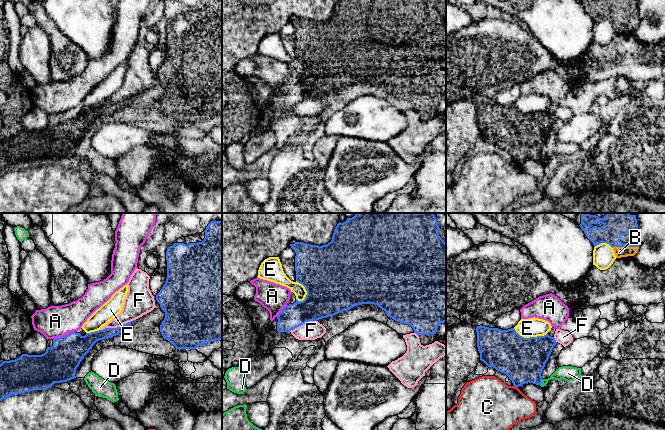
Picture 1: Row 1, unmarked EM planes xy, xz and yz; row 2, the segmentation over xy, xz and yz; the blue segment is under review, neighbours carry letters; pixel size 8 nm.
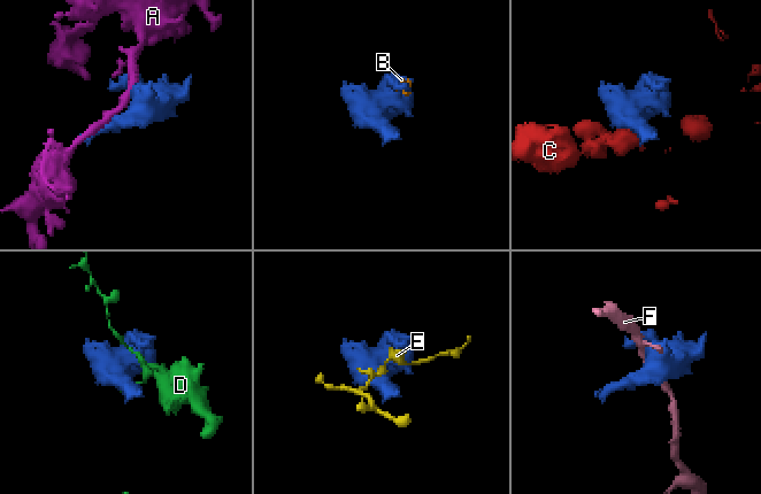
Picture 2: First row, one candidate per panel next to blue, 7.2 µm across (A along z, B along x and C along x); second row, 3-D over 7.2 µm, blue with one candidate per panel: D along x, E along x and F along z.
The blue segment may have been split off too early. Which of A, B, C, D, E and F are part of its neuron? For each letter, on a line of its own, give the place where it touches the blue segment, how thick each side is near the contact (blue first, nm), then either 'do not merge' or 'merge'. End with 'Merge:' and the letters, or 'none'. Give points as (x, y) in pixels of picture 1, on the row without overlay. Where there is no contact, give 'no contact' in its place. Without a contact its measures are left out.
A: meets blue in xy at (63, 112); 300 nm thick on the blue side, 260 nm on the other; do not merge
B: meets blue in yz at (625, 22); 160 nm thick on the blue side, 90 nm on the other; merge
C: meets blue in yz at (515, 162); 360 nm thick on the blue side, 440 nm on the other; do not merge
D: meets blue in yz at (541, 158); 360 nm thick on the blue side, 130 nm on the other; do not merge
E: meets blue in yz at (530, 113); 360 nm thick on the blue side, 160 nm on the other; do not merge
F: meets blue in xy at (117, 103); 100 nm thick on the blue side, 220 nm on the other; do not merge
Merge: B

